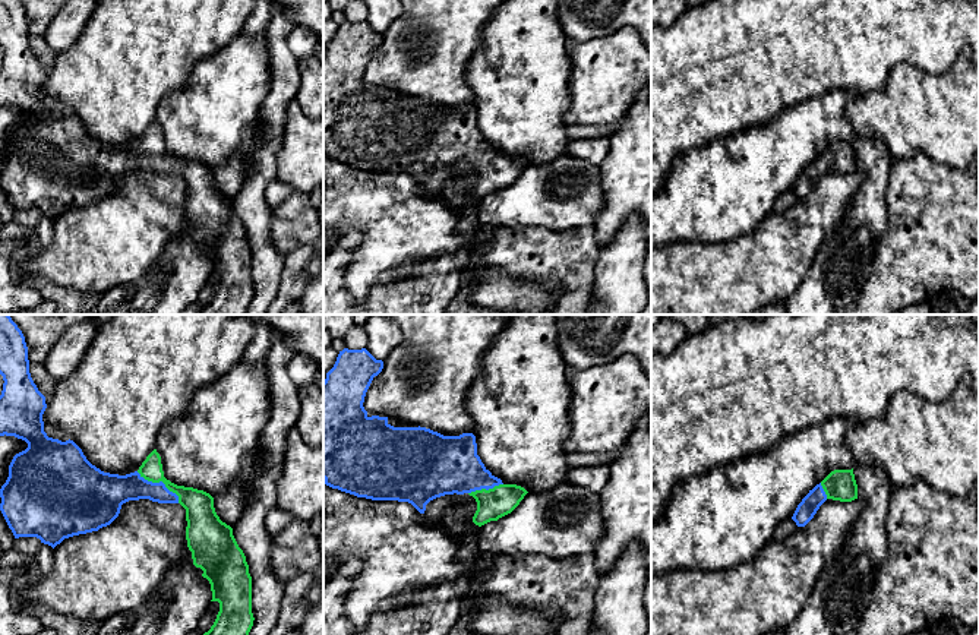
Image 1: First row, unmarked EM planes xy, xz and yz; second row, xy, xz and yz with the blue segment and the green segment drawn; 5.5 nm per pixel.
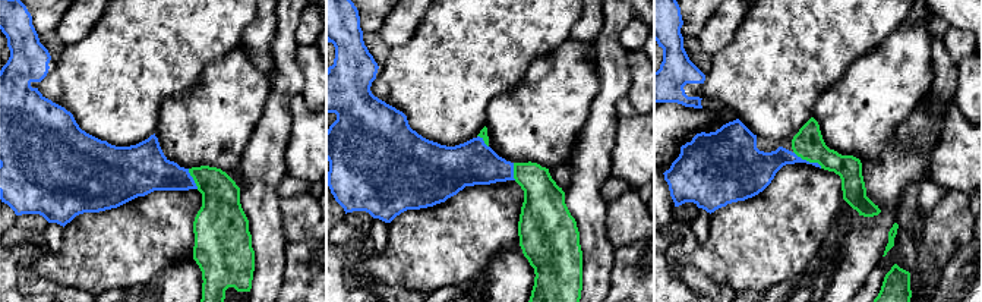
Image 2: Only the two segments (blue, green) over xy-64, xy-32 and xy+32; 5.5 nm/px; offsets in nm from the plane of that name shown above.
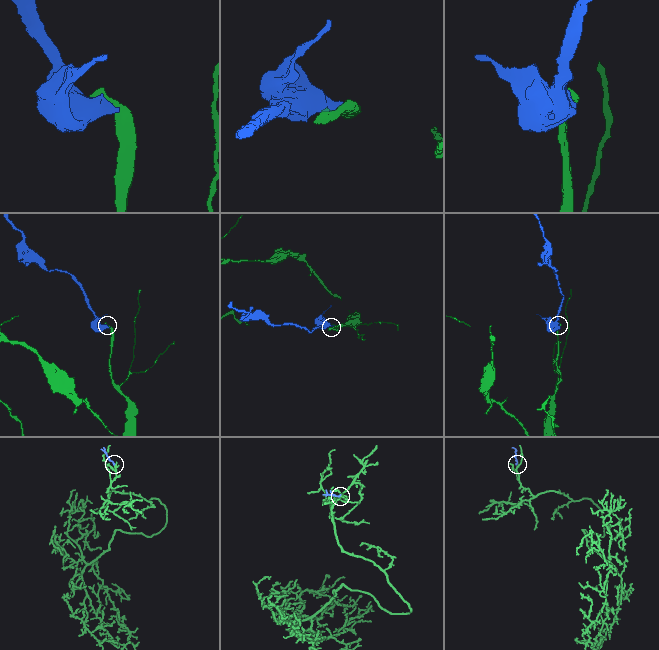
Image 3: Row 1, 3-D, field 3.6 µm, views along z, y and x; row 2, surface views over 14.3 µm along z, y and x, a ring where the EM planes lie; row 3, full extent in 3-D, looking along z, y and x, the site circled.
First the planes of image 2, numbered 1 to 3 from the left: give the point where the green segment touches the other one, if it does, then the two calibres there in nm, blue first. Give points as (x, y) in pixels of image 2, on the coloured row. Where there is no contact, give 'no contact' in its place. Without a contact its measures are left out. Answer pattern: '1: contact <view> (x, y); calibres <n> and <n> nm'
1: contact xy-64 (192, 179); calibres 240 and 240 nm
2: contact xy-32 (512, 172); calibres 240 and 220 nm
3: contact xy+32 (808, 161); calibres 160 and 170 nm

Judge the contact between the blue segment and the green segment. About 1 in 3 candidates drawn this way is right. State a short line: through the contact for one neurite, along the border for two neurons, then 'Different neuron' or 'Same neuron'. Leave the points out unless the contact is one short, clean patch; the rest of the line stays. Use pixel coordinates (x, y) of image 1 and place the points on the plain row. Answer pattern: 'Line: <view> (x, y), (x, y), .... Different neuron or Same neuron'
Same neuron

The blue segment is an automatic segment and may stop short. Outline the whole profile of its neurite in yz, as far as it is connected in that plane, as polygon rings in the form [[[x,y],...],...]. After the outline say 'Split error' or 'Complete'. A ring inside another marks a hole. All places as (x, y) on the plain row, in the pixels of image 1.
[[[834,142],[817,157],[798,177],[792,192],[805,199],[827,173],[852,174],[858,171],[858,157],[852,142]]]. Split error

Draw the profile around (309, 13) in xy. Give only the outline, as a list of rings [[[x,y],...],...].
[[[271,0],[280,6],[296,23],[313,31],[323,45],[323,0]]]

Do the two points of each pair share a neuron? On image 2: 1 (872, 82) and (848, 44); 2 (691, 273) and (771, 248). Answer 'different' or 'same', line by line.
1: different
2: different

